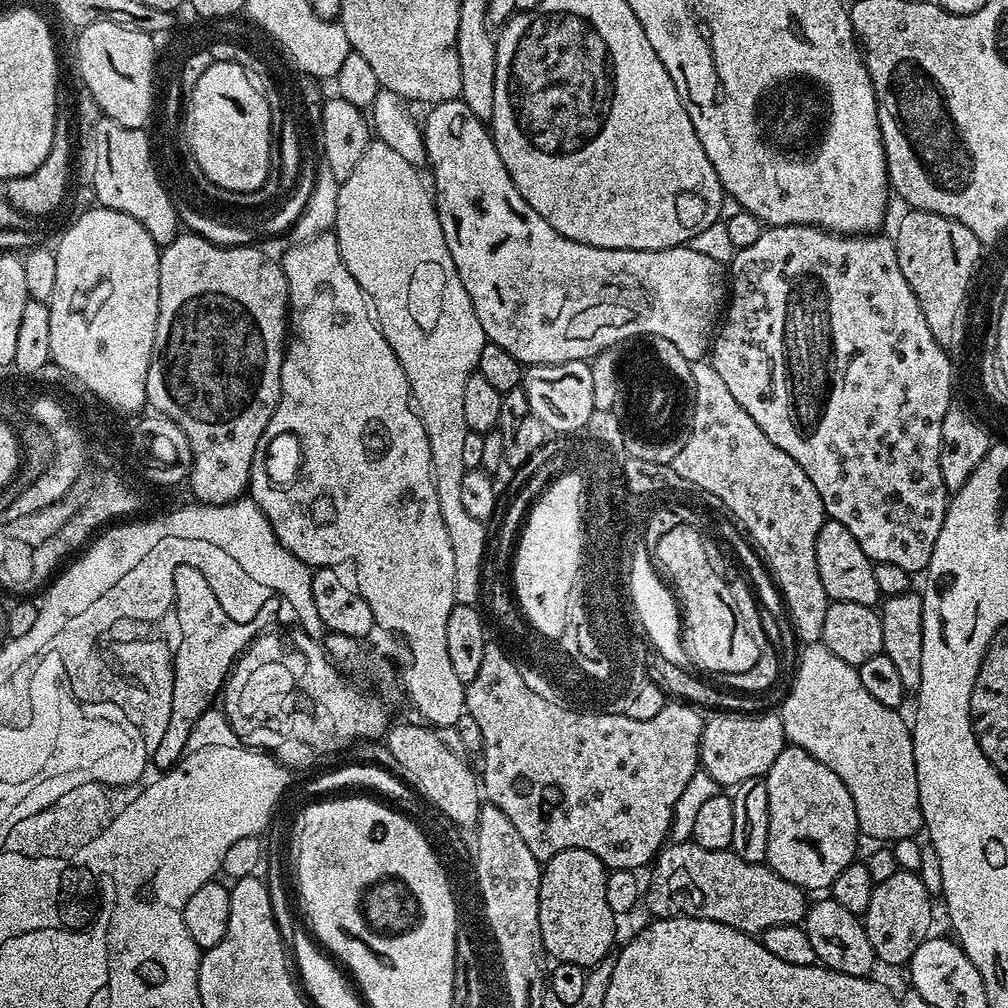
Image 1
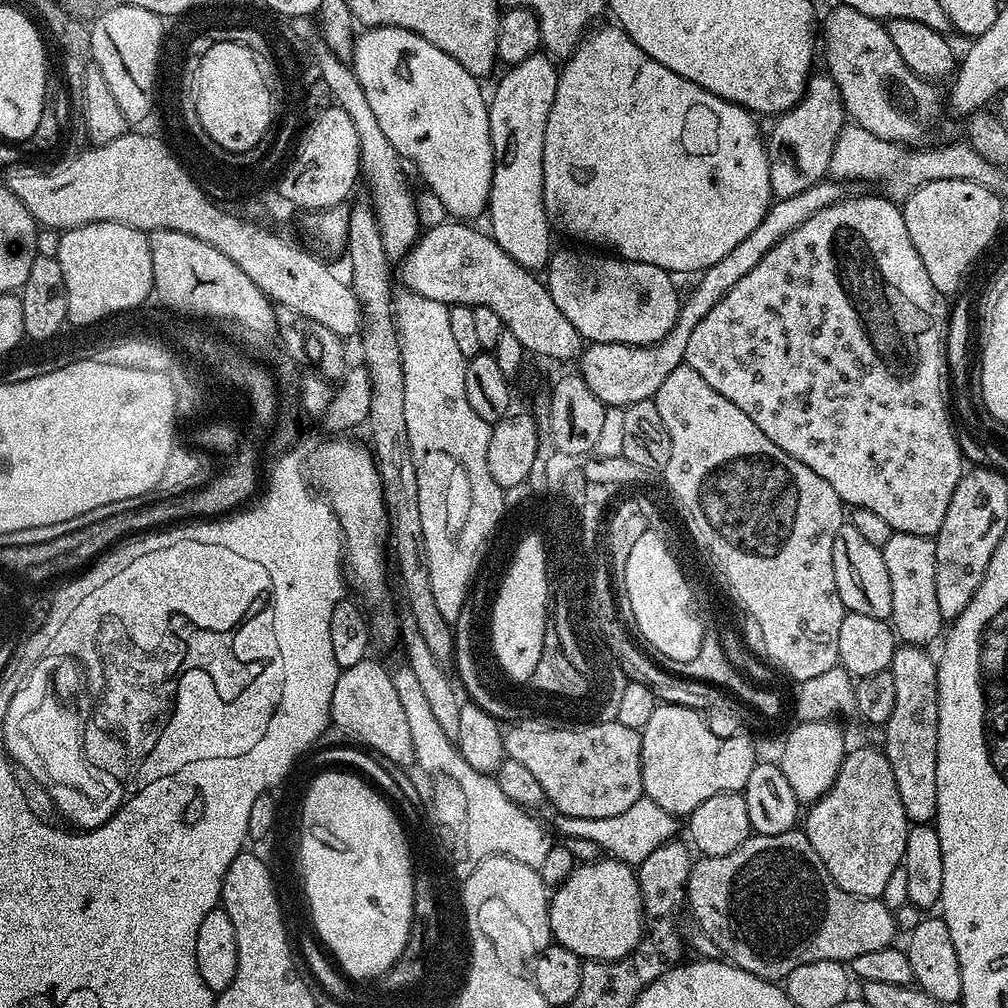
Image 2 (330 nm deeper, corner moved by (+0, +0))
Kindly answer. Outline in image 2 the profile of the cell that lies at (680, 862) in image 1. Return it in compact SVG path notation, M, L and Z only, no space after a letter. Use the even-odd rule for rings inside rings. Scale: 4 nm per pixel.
M802 830L773 836L753 834L738 850L730 850L730 854L700 856L690 870L686 893L687 907L692 907L696 919L695 927L710 936L722 957L773 982L783 981L790 970L806 966L806 962L851 962L858 954L893 947L896 920L884 902L880 898L846 894L846 890L839 888Z

